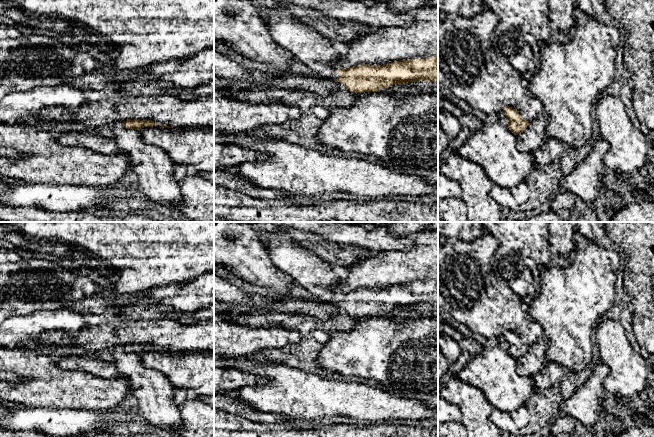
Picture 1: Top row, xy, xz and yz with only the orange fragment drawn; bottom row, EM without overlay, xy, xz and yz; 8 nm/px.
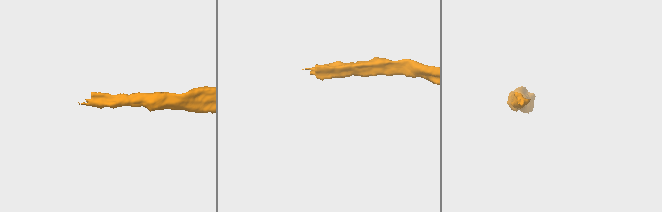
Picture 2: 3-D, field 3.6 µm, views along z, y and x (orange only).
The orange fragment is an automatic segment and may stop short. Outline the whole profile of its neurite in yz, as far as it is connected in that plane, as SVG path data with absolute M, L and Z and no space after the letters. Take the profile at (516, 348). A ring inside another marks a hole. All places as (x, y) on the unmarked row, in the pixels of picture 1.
M510 330L504 331L503 338L508 342L509 354L515 359L522 357L529 350L530 345L524 344L519 336Z

